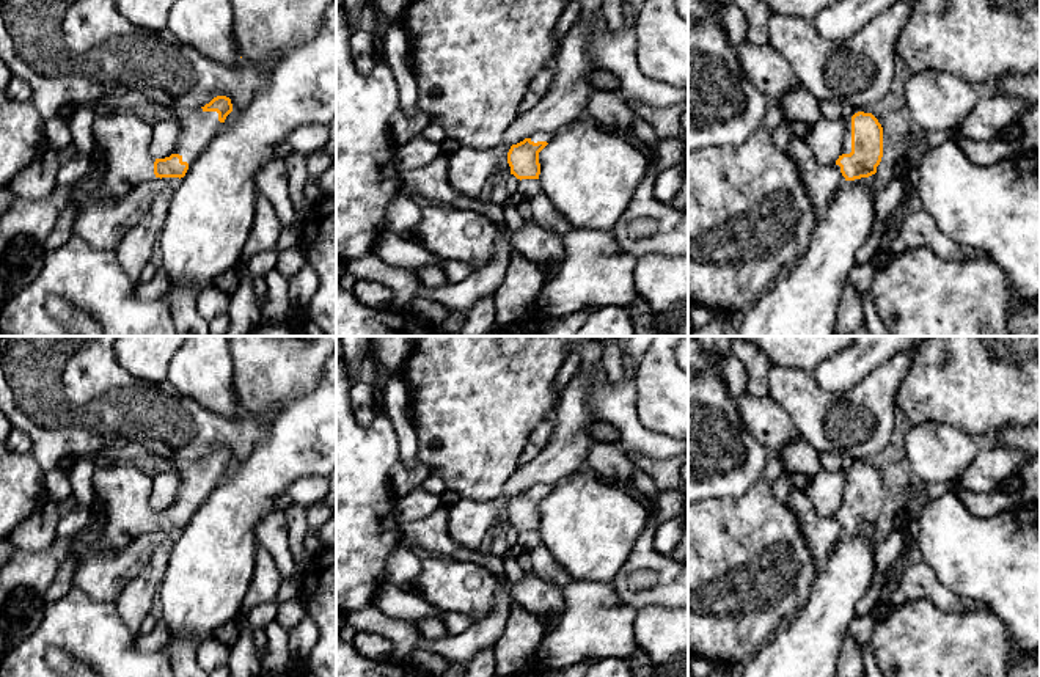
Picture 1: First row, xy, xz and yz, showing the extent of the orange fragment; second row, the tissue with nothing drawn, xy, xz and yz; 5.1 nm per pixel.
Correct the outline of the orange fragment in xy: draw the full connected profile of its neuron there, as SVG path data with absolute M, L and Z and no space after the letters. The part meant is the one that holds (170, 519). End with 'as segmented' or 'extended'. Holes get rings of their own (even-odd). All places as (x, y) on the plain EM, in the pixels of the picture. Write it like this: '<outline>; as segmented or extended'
M217 448L195 462L179 460L176 471L181 487L174 504L165 510L151 507L152 476L135 463L116 460L97 465L93 485L104 512L91 517L85 529L57 537L49 550L16 550L0 567L0 614L16 587L28 587L44 595L66 559L74 559L80 565L96 554L115 556L135 539L156 529L184 529L231 463L233 456L226 448Z; extended

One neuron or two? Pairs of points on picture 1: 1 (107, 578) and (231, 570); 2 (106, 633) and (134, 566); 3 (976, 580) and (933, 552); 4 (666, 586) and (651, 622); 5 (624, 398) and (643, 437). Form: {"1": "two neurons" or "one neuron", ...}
{"1": "two neurons", "2": "two neurons", "3": "one neuron", "4": "two neurons", "5": "one neuron"}

